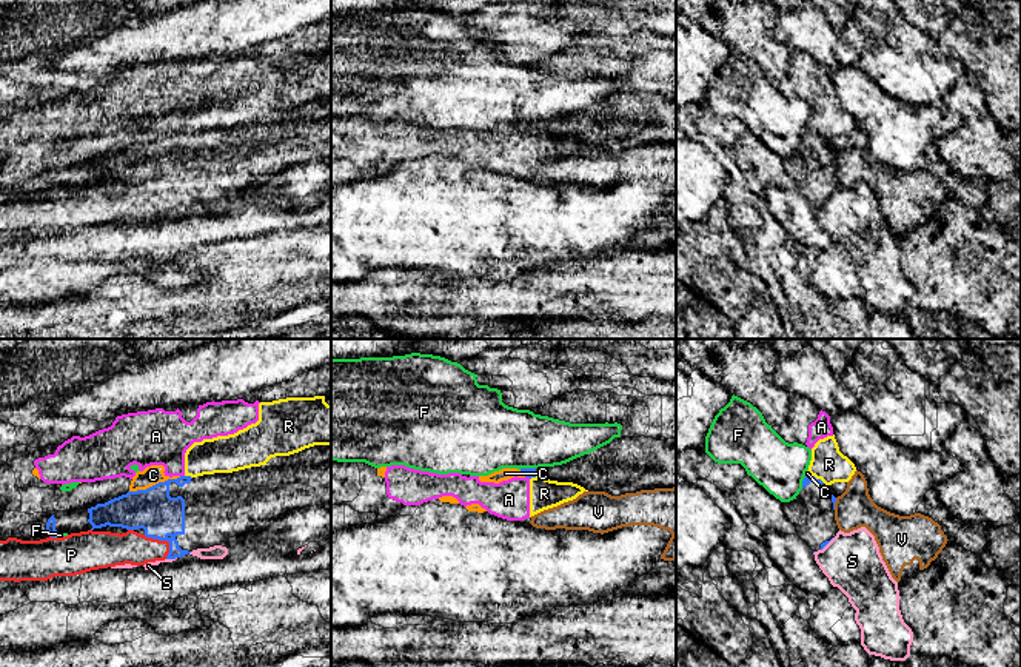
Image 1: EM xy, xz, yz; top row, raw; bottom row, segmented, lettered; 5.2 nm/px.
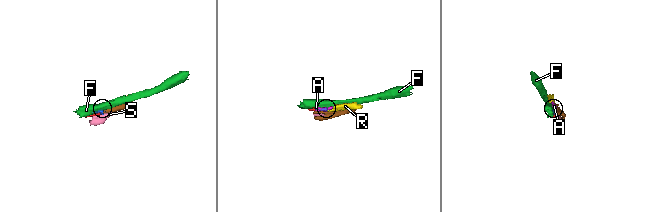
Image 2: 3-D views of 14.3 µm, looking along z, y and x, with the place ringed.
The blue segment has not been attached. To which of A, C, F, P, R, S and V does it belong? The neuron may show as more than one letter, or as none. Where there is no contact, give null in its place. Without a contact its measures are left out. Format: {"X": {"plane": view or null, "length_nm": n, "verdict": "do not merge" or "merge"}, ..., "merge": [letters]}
{"A": {"plane": "xy", "length_nm": 30, "verdict": "do not merge"}, "C": {"plane": "xy", "length_nm": 280, "verdict": "do not merge"}, "F": {"plane": "xz", "length_nm": 90, "verdict": "do not merge"}, "P": {"plane": "xy", "length_nm": 180, "verdict": "merge"}, "R": {"plane": "xy", "length_nm": 40, "verdict": "do not merge"}, "S": {"plane": "yz", "length_nm": 100, "verdict": "do not merge"}, "V": {"plane": "yz", "length_nm": 70, "verdict": "do not merge"}, "merge": ["P"]}

